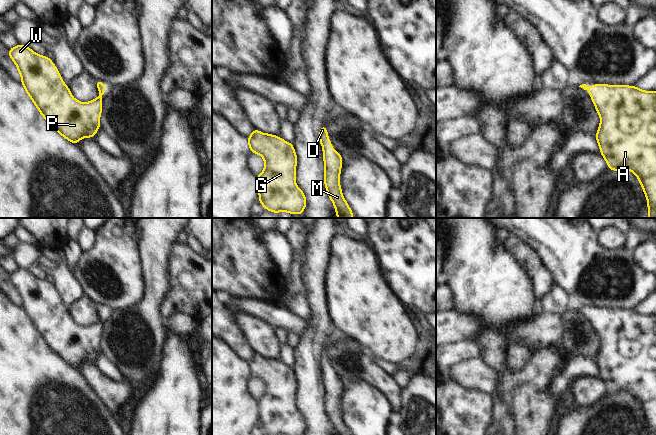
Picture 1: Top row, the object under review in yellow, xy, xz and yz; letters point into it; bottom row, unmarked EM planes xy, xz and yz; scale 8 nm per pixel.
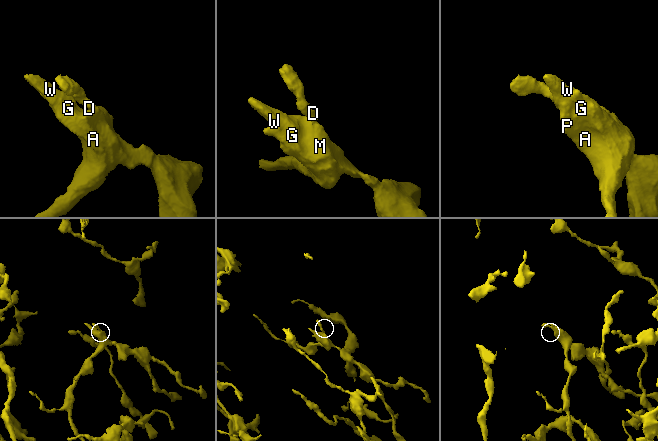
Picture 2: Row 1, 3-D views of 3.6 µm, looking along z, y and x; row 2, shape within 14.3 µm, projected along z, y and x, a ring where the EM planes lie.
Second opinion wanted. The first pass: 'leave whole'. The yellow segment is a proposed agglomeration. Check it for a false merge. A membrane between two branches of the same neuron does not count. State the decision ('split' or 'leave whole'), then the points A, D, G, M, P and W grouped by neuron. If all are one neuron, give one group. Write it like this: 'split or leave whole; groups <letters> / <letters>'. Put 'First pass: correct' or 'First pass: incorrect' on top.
First pass: correct
leave whole; groups A D G M P W

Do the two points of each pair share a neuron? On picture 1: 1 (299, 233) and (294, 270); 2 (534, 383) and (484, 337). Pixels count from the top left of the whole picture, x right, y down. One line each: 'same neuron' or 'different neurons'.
1: same neuron
2: same neuron

